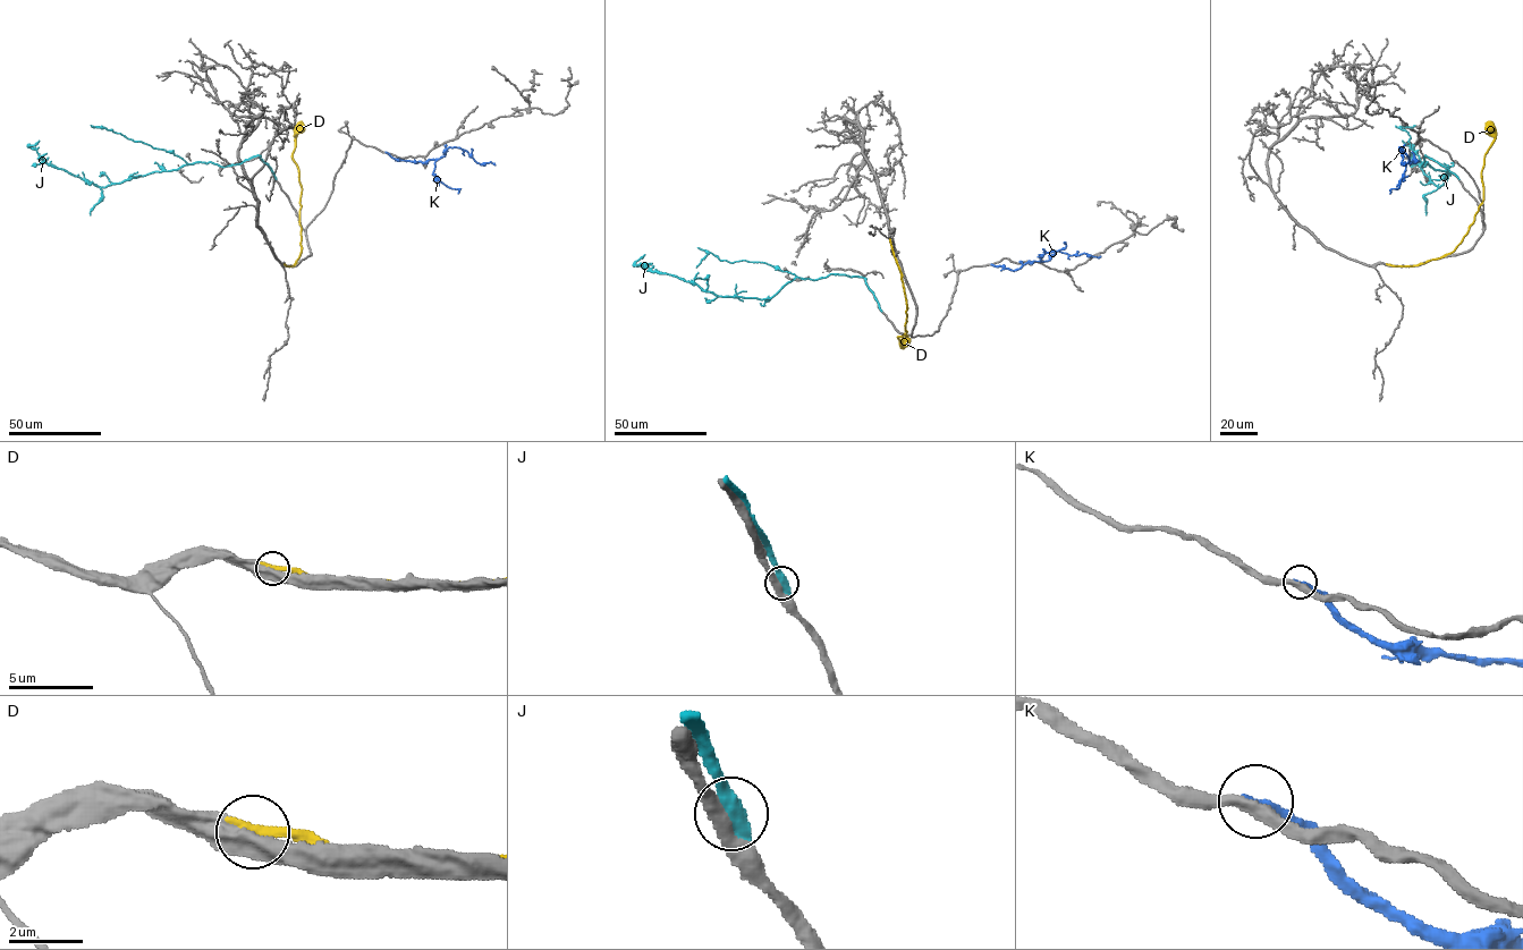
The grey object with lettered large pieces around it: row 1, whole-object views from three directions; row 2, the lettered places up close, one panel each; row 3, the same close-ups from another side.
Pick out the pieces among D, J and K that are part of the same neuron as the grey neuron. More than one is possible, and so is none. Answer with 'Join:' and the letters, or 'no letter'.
Join: D

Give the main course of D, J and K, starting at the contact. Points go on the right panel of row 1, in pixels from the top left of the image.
D: (1387, 264), (1416, 265), (1439, 259), (1452, 253), (1466, 234), (1483, 198), (1481, 170), (1494, 140), (1489, 120)
J: (1458, 178), (1426, 155), (1422, 167), (1427, 162), (1447, 171), (1437, 186), (1413, 147), (1402, 141)
K: (1412, 152), (1416, 162), (1410, 162), (1398, 147), (1403, 151), (1404, 166)

